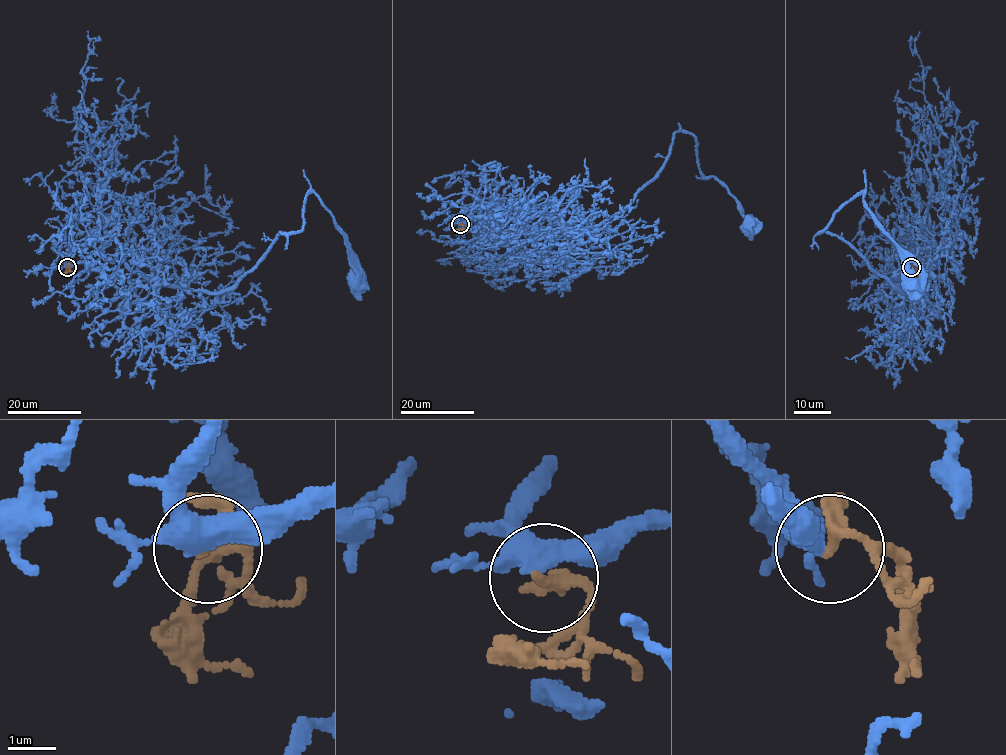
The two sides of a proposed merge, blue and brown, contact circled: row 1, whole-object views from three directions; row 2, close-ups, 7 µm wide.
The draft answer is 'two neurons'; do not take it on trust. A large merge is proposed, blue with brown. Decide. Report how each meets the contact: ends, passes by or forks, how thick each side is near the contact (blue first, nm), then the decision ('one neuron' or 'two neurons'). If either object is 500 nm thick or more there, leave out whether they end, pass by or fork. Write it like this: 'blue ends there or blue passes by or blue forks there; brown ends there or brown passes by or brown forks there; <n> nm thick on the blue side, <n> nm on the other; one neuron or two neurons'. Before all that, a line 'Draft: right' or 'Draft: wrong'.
Draft: wrong
blue forks there; brown passes by; 360 nm thick on the blue side, 190 nm on the other; one neuron

